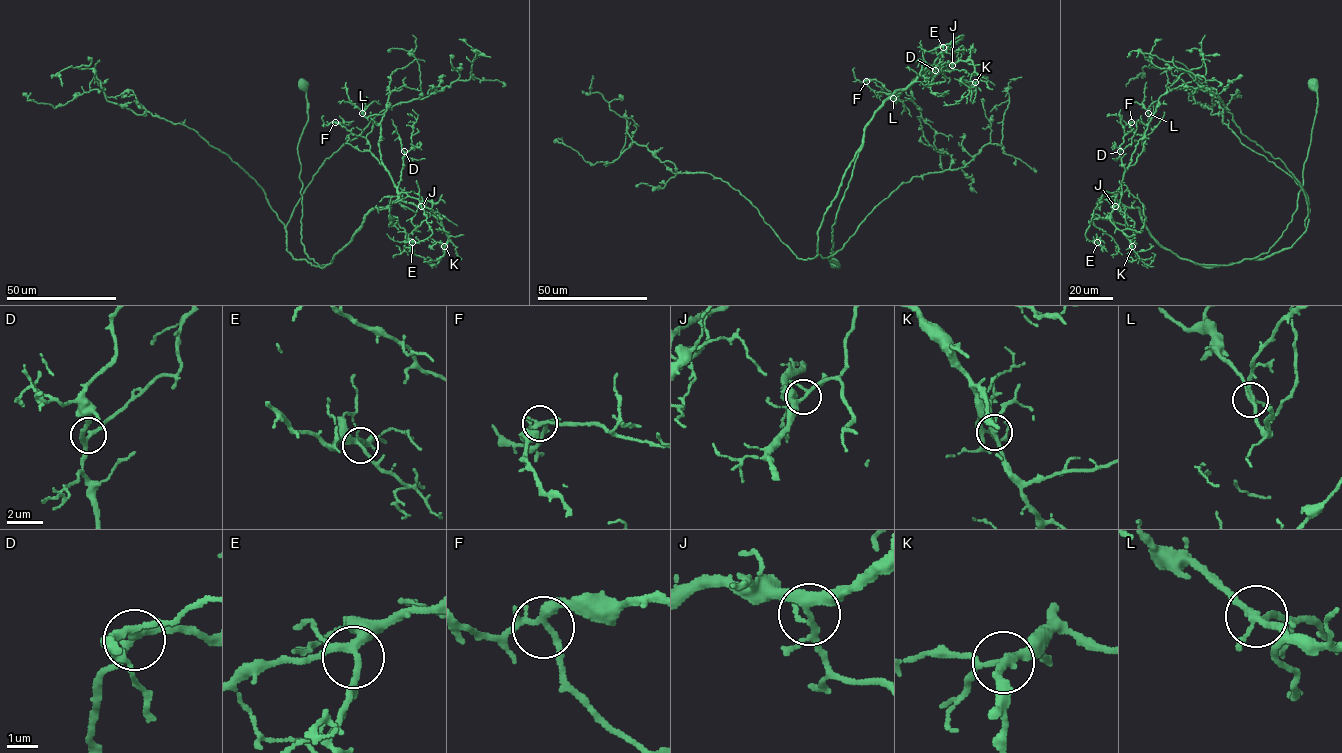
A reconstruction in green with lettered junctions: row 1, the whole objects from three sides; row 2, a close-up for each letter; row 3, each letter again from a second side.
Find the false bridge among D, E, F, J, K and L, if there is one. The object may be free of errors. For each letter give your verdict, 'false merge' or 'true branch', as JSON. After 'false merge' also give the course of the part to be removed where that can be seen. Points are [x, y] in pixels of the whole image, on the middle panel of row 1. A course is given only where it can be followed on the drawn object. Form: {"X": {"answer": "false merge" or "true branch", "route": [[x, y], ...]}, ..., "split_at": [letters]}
{"D": {"answer": "true branch"}, "E": {"answer": "true branch"}, "F": {"answer": "true branch"}, "J": {"answer": "true branch"}, "K": {"answer": "true branch"}, "L": {"answer": "true branch"}, "split_at": []}

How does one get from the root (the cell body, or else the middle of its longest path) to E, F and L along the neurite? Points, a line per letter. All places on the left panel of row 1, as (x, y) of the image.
E: (300, 84), (304, 251), (329, 264), (365, 217), (401, 192), (418, 199), (432, 233), (412, 242)
F: (300, 84), (308, 114), (297, 148), (301, 243), (319, 265), (371, 210), (398, 198), (368, 140), (335, 122)
L: (300, 84), (301, 243), (319, 265), (398, 198), (381, 161), (383, 114), (362, 113)

